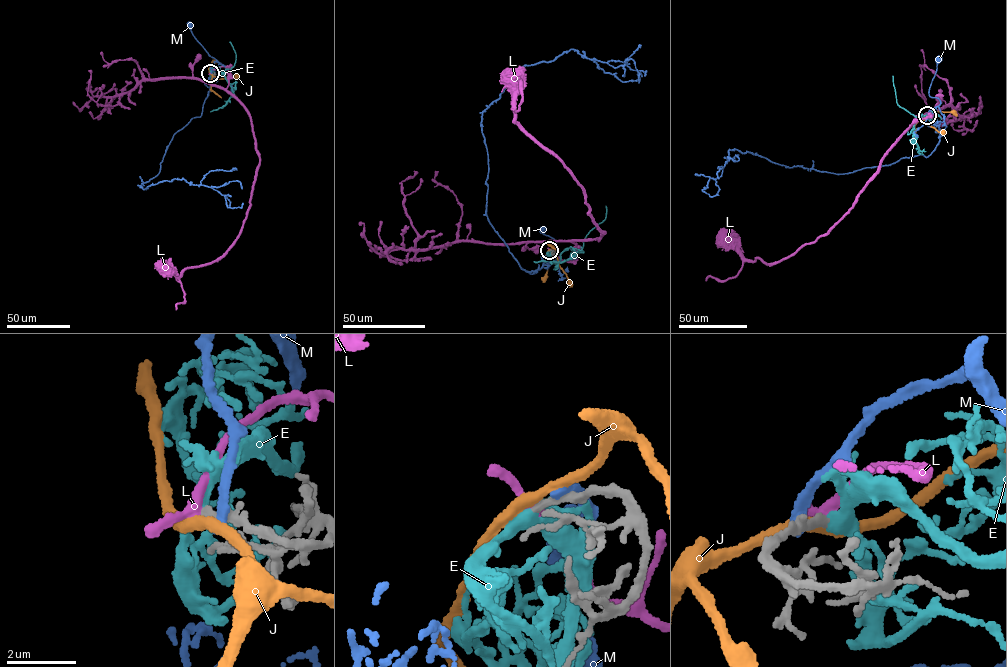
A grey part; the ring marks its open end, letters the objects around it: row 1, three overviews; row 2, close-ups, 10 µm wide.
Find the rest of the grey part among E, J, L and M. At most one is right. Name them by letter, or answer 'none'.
E

